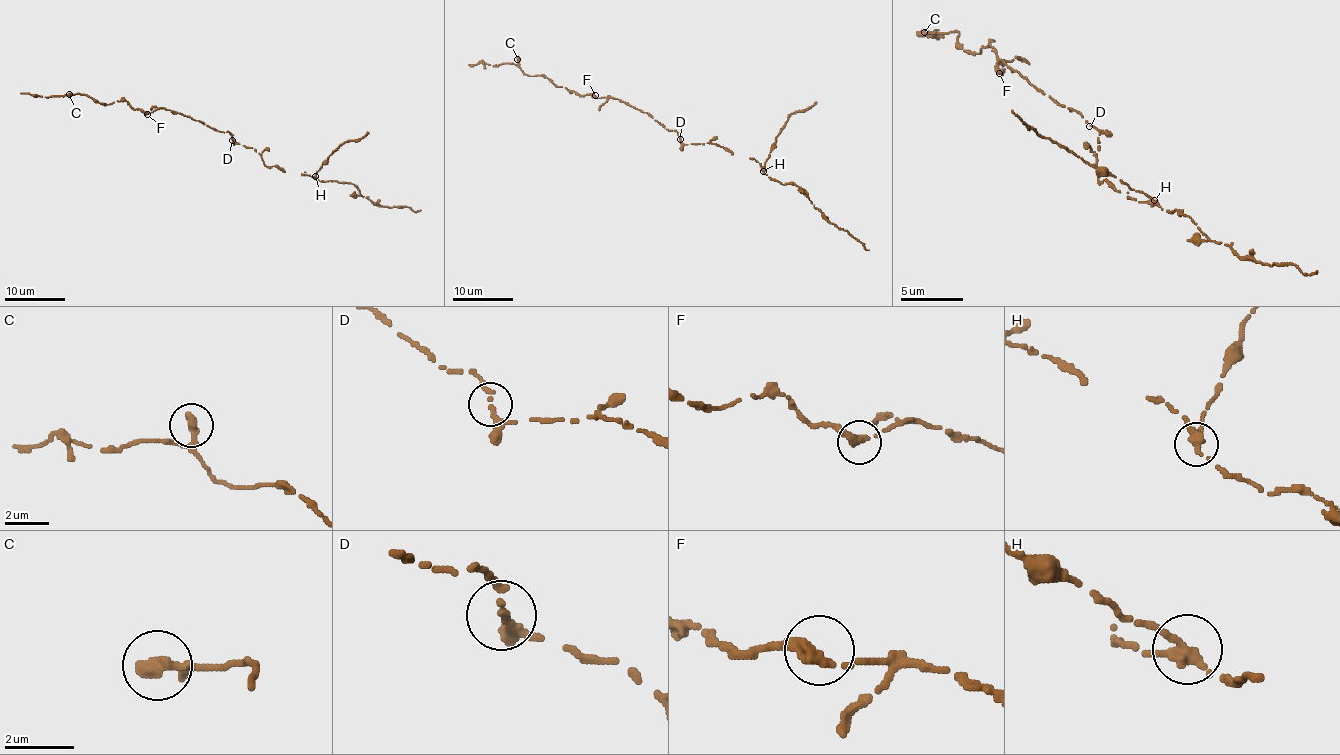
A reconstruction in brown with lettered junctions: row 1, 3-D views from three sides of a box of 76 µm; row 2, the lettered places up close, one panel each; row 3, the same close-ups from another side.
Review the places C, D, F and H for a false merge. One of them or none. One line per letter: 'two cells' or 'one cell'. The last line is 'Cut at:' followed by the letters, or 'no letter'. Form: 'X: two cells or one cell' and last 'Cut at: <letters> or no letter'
C: one cell
D: one cell
F: one cell
H: two cells
Cut at: H

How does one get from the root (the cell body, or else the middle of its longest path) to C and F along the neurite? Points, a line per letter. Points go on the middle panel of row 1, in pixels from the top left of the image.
C: (680, 139), (674, 130), (618, 98), (580, 95), (543, 75), (527, 75), (517, 59)
F: (680, 139), (674, 130), (668, 130), (645, 112), (618, 98), (598, 98), (595, 95)

